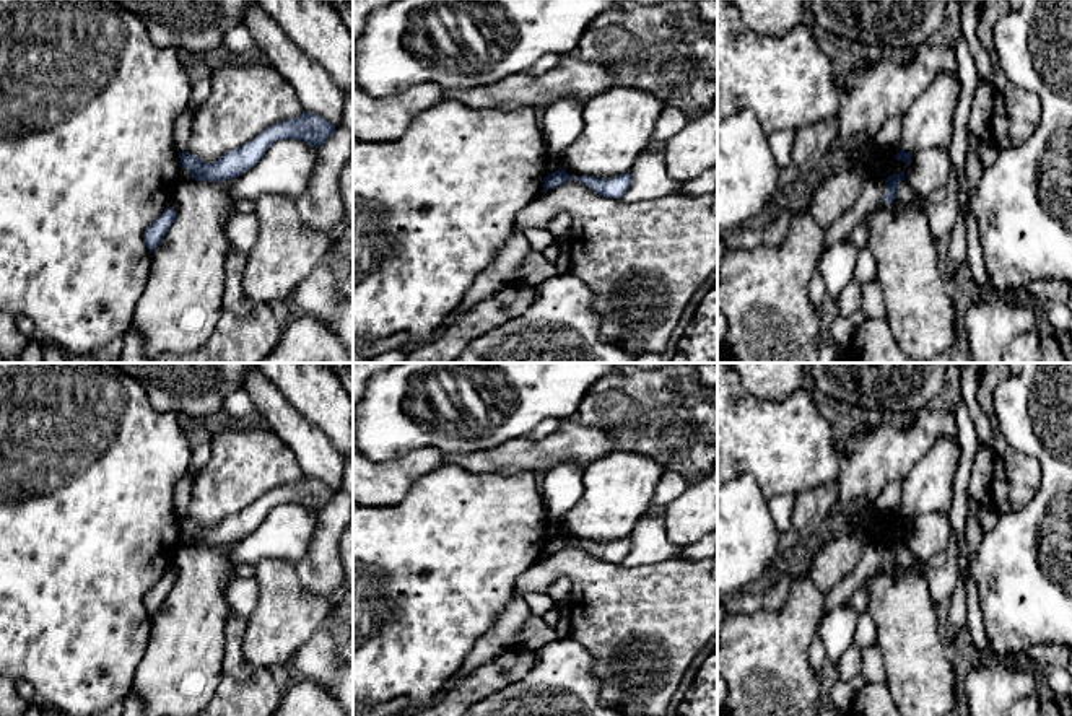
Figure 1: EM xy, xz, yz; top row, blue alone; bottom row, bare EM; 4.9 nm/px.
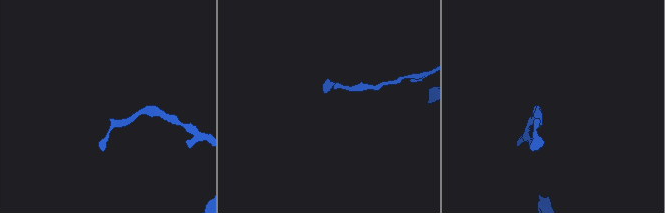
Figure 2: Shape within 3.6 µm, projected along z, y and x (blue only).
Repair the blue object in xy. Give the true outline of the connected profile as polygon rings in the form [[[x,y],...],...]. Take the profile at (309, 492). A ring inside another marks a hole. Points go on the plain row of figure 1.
[[[304,475],[299,482],[273,488],[260,496],[254,504],[237,514],[229,514],[218,524],[207,527],[192,521],[187,514],[179,517],[181,532],[189,535],[194,545],[218,547],[234,544],[255,530],[265,516],[278,504],[303,504],[319,513],[335,496],[335,490],[327,483]]]

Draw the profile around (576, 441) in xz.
[[[577,418],[561,420],[558,430],[538,441],[511,439],[490,451],[468,452],[465,456],[446,456],[442,465],[460,465],[468,472],[550,472],[561,462],[573,461],[582,470],[594,461],[613,451],[615,439],[621,433],[599,425],[586,425]]]

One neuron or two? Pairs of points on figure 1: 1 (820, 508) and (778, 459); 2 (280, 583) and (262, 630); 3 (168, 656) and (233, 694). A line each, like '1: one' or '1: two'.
1: two
2: one
3: two

